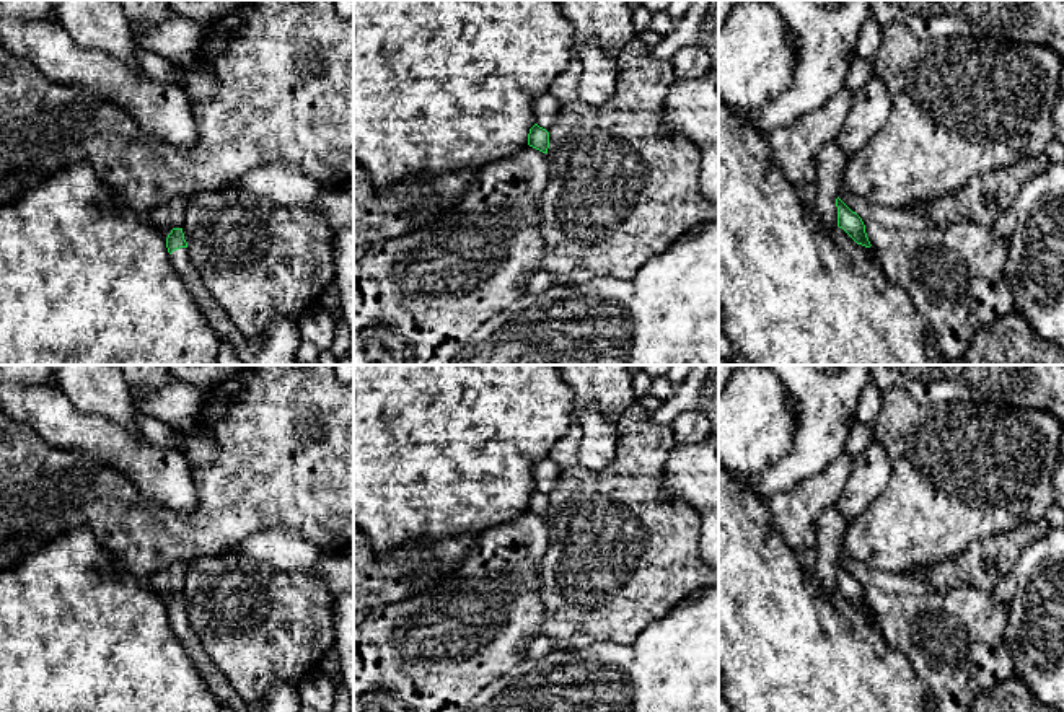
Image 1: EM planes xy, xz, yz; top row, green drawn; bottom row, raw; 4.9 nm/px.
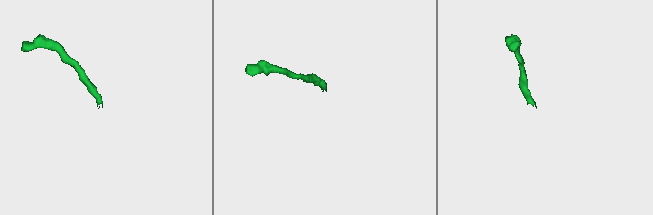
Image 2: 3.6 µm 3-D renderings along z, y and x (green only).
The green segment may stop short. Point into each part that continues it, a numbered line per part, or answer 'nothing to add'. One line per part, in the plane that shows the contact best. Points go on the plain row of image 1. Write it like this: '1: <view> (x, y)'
1: xy (284, 696)

